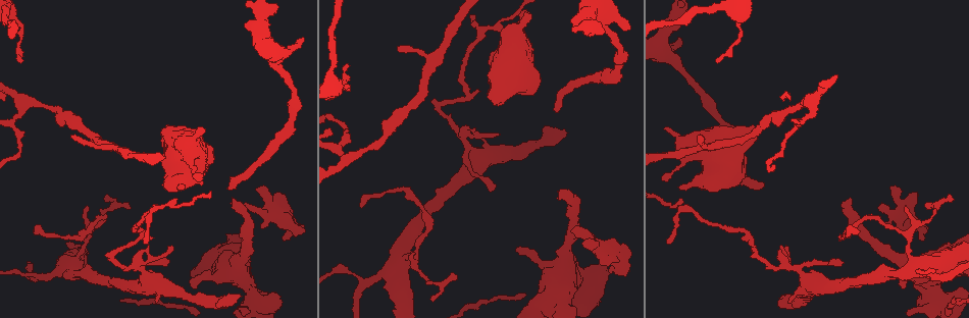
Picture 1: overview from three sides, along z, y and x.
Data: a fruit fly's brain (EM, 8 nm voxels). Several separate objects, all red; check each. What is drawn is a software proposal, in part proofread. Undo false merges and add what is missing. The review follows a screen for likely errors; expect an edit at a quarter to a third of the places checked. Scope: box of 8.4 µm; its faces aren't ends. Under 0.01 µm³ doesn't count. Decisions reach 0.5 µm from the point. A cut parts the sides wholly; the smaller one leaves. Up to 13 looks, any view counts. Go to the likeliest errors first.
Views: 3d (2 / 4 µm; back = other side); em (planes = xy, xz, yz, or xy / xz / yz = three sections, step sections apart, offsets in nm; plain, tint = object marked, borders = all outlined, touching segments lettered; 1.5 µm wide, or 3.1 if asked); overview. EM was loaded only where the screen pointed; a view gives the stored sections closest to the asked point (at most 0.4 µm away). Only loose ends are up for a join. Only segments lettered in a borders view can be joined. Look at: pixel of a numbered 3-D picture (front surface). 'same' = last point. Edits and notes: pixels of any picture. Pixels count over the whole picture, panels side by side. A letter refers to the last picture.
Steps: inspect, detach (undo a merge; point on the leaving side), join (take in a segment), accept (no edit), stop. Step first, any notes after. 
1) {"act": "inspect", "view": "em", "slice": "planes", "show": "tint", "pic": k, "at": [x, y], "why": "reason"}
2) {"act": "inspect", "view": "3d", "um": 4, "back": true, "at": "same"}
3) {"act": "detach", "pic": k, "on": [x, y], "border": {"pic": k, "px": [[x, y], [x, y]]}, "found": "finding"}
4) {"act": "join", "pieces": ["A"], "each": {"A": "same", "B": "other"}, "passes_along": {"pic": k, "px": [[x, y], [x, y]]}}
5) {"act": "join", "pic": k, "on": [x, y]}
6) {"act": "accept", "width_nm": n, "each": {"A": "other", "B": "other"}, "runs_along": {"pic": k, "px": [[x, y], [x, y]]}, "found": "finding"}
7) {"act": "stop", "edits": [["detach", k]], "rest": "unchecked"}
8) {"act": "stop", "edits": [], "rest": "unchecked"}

{"act": "inspect", "view": "em", "slice": "xy", "step": 4, "show": "tint", "pic": 1, "at": [783, 297], "why": "an open end"}

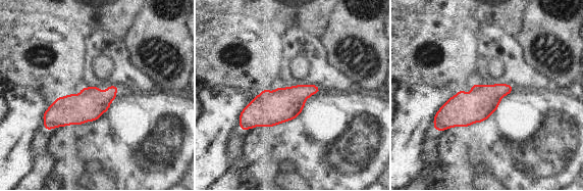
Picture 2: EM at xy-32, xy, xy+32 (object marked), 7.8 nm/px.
{"act": "inspect", "view": "em", "slice": "planes", "show": "borders", "at": "same"}

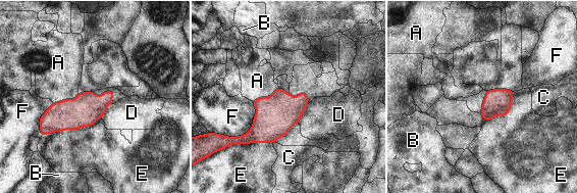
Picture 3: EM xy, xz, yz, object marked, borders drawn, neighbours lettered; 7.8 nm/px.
{"act": "accept", "each": {"A": "other", "B": "other", "C": "other", "D": "other", "E": "other", "F": "other"}, "border": {"pic": 3, "px": [[77, 92], [72, 99], [53, 103]]}, "found": "none of them fits"}

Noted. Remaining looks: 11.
{"act": "inspect", "view": "3d", "um": 4, "pic": 1, "at": [790, 299], "why": "free end"}

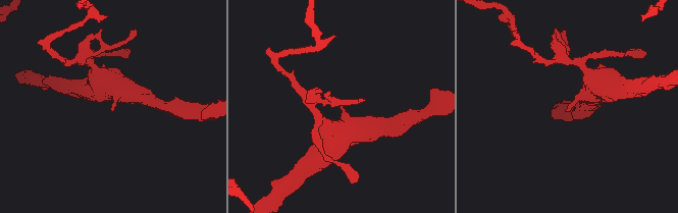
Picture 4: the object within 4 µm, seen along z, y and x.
{"act": "inspect", "view": "em", "slice": "planes", "show": "borders", "pic": 4, "at": [112, 108]}

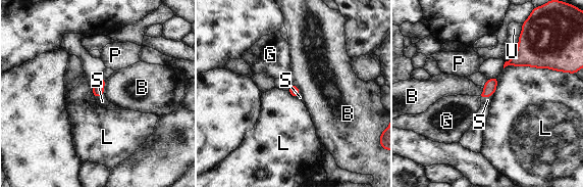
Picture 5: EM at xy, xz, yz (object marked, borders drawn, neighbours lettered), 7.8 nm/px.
{"act": "join", "pieces": ["S"], "longest_contact_nm": ["L", 440], "each": {"B": "other", "G": "other", "L": "other", "P": "other", "S": "same", "U": "other"}, "passes_along": {"pic": 5, "px": [[490, 85], [487, 96], [487, 100]]}, "found": "the neuron continues"}

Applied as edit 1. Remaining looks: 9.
{"act": "inspect", "view": "overview"}

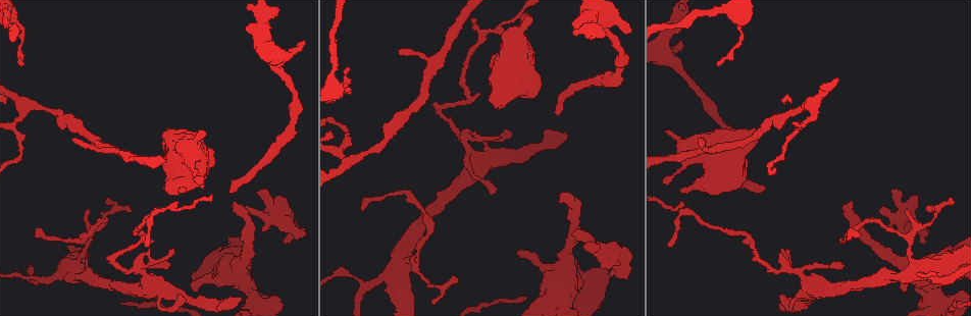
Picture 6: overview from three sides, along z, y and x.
{"act": "inspect", "view": "3d", "um": 4, "pic": 6, "at": [903, 290], "why": "an open end"}

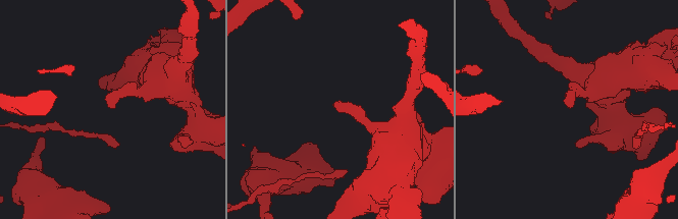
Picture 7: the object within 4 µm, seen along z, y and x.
{"act": "inspect", "view": "em", "slice": "planes", "show": "tint", "pic": 7, "at": [343, 103], "why": "shape alone is not enough"}

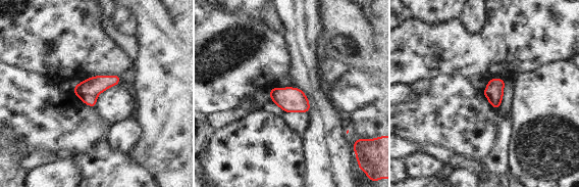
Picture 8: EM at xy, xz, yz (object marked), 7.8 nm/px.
{"act": "inspect", "view": "em", "slice": "planes", "show": "borders", "at": "same"}

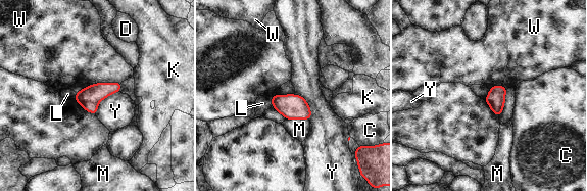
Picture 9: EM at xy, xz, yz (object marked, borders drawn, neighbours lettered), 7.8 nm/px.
{"act": "accept", "width_nm": 150, "each": {"C": "other", "D": "other", "K": "other", "L": "other", "M": "other", "W": "other", "Y": "other"}, "found": "no lettered segment goes on from it"}

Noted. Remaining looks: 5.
{"act": "inspect", "view": "3d", "um": 4, "pic": 6, "at": [166, 128], "why": "an open end"}

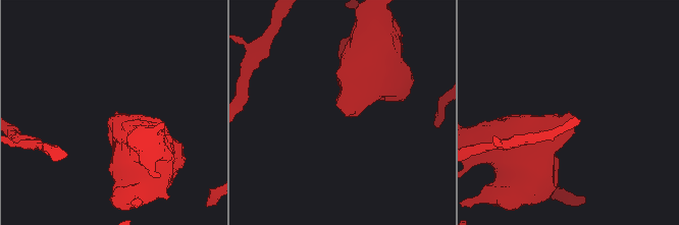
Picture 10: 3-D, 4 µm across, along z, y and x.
{"act": "inspect", "view": "em", "slice": "xy", "step": 4, "show": "borders", "pic": 10, "at": [346, 116], "why": "shape alone is not enough"}

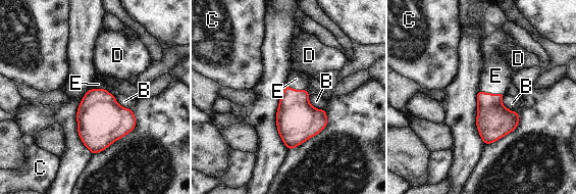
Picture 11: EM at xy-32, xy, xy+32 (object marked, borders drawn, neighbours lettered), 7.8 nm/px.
{"act": "join", "pieces": ["E"], "longest_contact_nm": ["E", 200], "each": {"B": "other", "C": "other", "D": "other", "E": "same"}, "passes_along": {"pic": 11, "px": [[494, 120], [491, 93], [495, 76]]}, "found": "the neuron continues"}

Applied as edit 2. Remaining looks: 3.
{"act": "inspect", "view": "overview", "why": "redraw"}

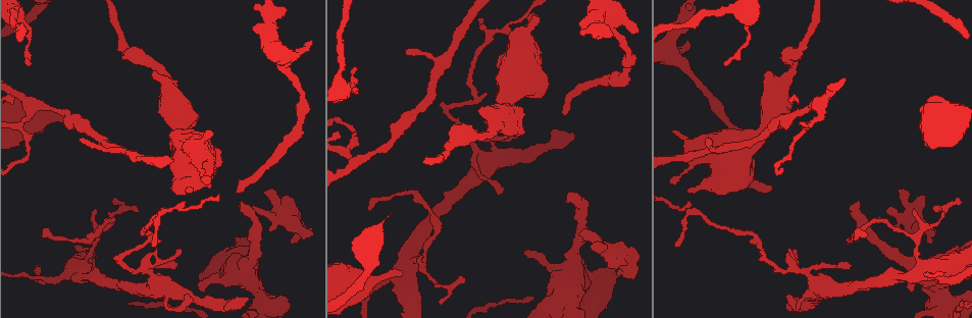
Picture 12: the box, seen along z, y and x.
{"act": "inspect", "view": "3d", "um": 4, "pic": 12, "at": [43, 236], "why": "end of a long branch"}

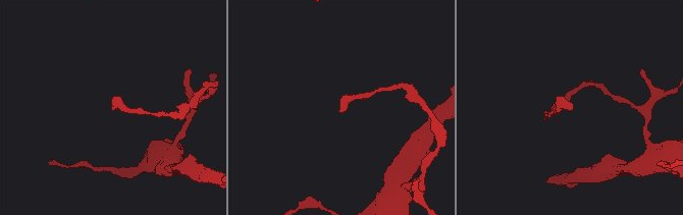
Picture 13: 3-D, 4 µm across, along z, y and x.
{"act": "inspect", "view": "em", "slice": "planes", "show": "borders", "pic": 13, "at": [572, 108], "why": "need the tissue"}

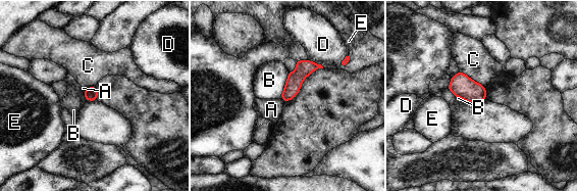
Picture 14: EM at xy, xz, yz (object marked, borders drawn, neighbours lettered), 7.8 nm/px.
{"act": "accept", "each": {"A": "other", "B": "other", "C": "other", "D": "other", "E": "other"}, "runs_along": {"pic": 14, "px": [[315, 65], [294, 82], [285, 98]]}, "found": "none of them fits"}

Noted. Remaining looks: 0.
{"act": "stop", "edits": [["join", 5], ["join", 11]], "rest": "unchecked"}

